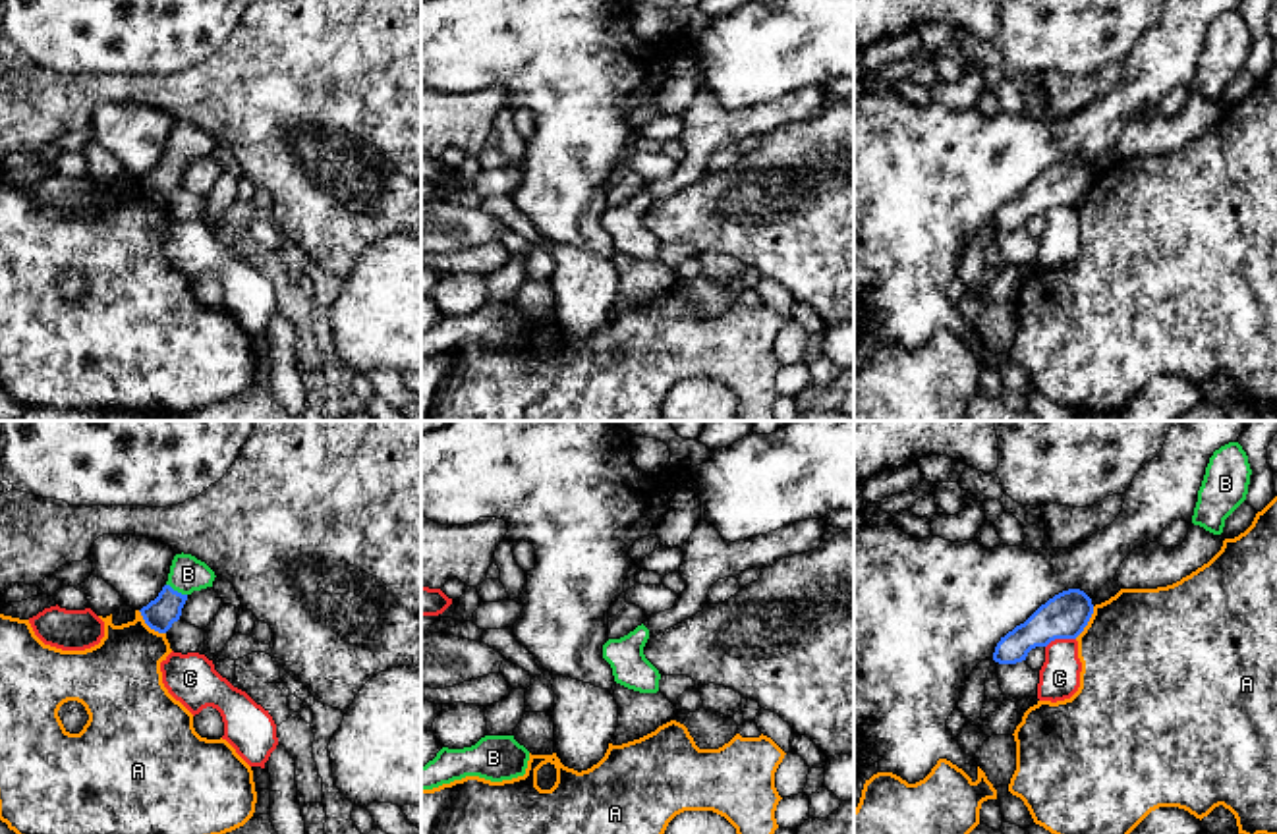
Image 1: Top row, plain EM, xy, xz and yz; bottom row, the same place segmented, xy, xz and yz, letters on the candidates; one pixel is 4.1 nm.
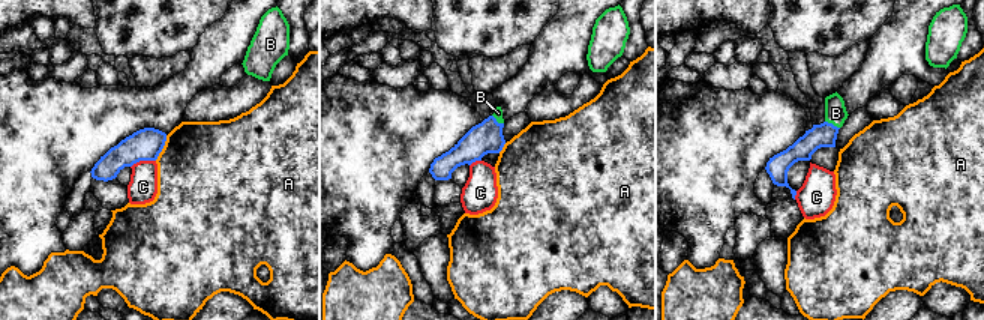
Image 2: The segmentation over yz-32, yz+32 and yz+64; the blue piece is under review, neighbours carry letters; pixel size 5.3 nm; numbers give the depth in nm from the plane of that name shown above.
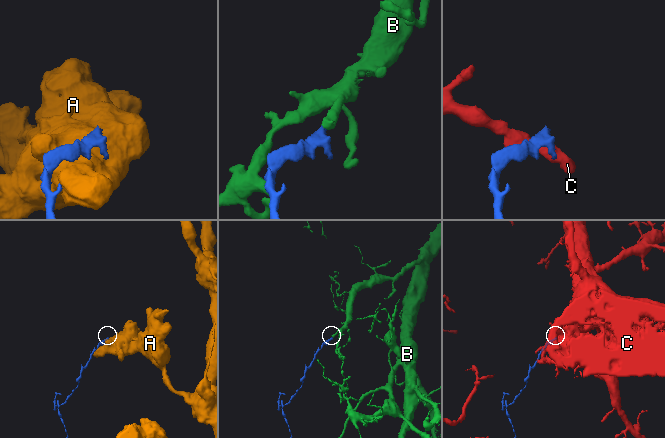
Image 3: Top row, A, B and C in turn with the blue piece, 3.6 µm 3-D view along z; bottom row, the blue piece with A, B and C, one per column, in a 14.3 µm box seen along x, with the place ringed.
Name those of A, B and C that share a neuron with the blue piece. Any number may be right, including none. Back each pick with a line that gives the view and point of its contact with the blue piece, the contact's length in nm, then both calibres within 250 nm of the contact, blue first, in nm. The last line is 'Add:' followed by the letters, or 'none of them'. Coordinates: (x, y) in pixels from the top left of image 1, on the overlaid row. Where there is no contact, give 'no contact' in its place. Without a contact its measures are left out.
B: contact xy (176, 591); length 100 nm; calibres 140 and 150 nm
Add: B

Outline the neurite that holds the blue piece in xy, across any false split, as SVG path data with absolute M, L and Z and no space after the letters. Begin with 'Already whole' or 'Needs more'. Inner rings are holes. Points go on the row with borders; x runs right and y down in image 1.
Needs more. M176 554L170 566L168 581L155 600L139 612L145 624L166 633L180 620L182 608L193 591L213 587L214 571L191 554Z

